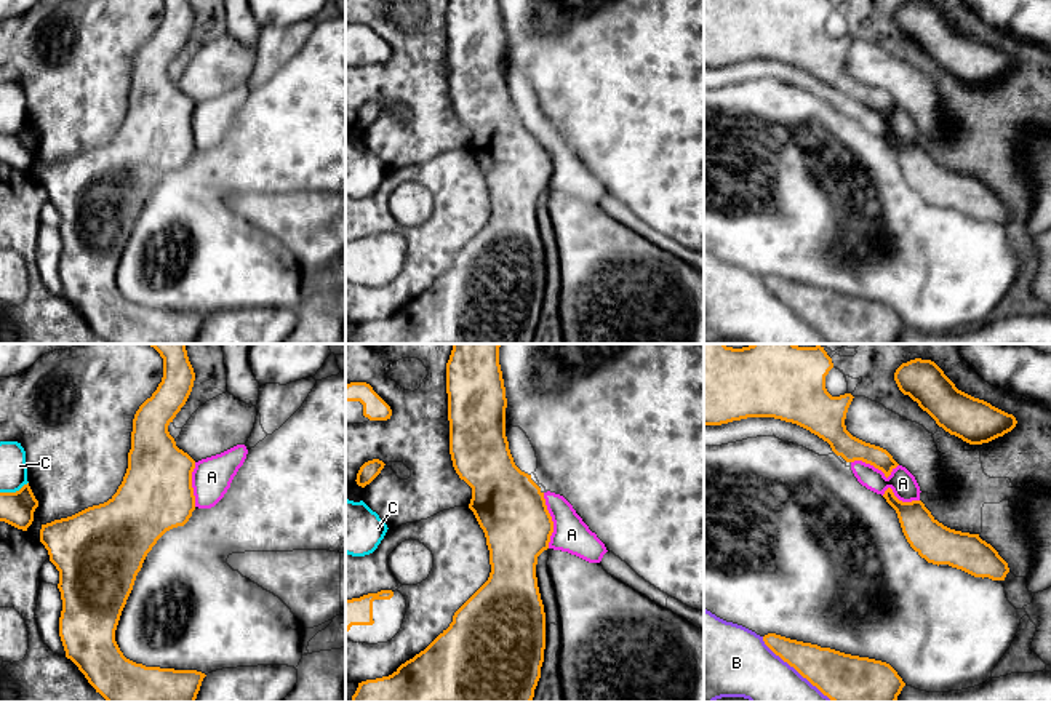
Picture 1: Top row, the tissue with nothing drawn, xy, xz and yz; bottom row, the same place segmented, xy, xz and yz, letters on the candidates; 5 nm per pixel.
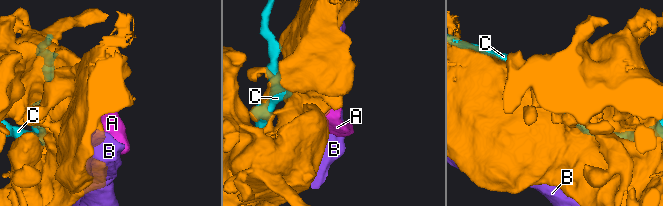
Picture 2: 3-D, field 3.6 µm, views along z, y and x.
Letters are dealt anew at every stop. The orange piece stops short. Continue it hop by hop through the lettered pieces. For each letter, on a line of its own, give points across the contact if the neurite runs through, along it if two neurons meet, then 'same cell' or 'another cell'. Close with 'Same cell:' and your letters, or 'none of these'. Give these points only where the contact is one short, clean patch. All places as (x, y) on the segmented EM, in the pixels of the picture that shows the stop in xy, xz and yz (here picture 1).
A: same cell
B: another cell
C: another cell
Same cell: A

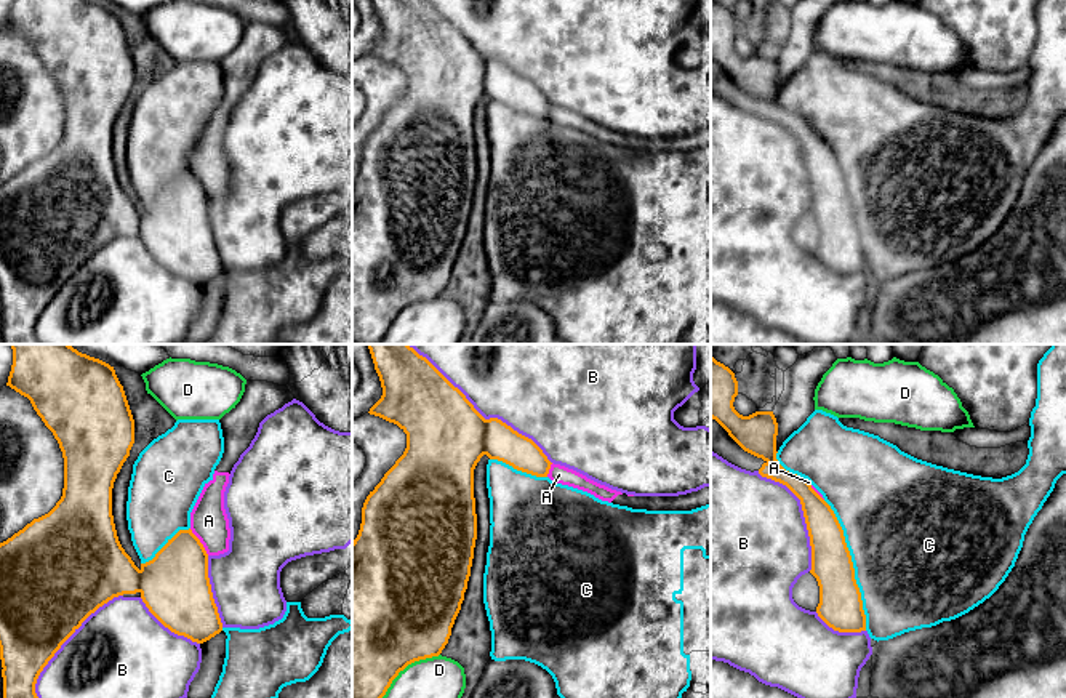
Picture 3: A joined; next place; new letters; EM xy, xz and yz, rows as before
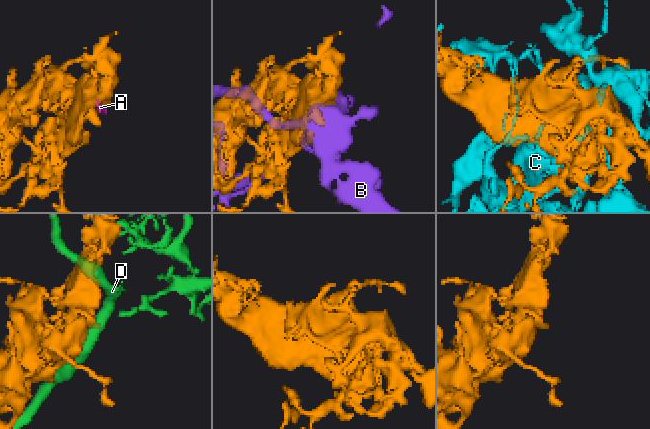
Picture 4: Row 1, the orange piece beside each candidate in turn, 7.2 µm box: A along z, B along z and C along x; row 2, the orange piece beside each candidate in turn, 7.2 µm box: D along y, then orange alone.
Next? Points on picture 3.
A: same cell
B: another cell
C: another cell
D: another cell
Same cell: A

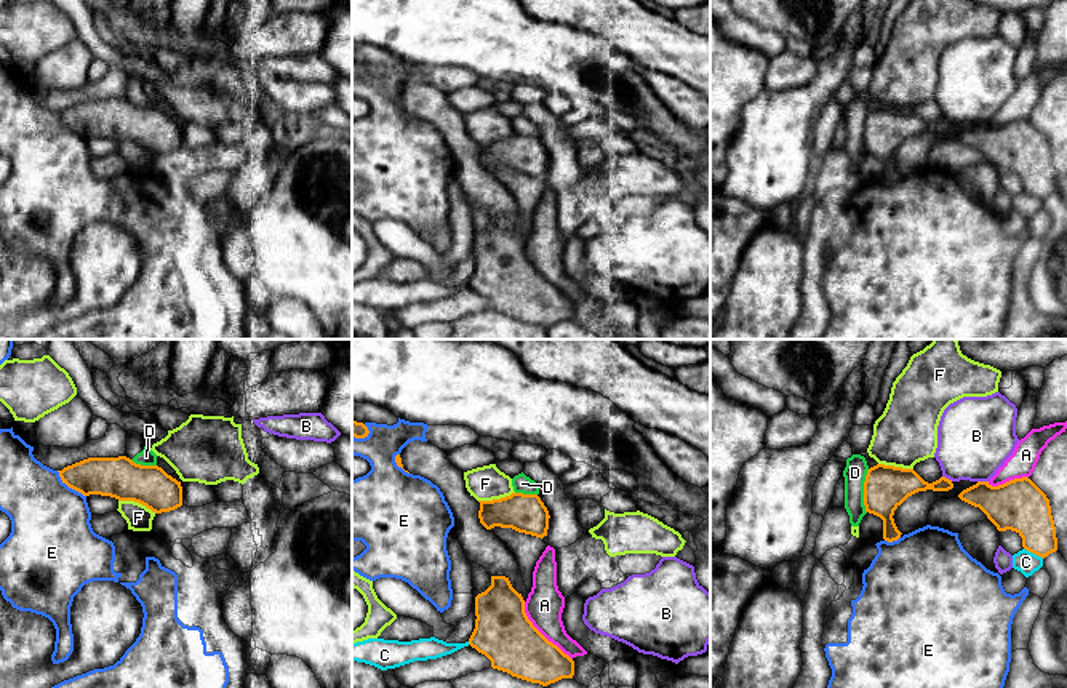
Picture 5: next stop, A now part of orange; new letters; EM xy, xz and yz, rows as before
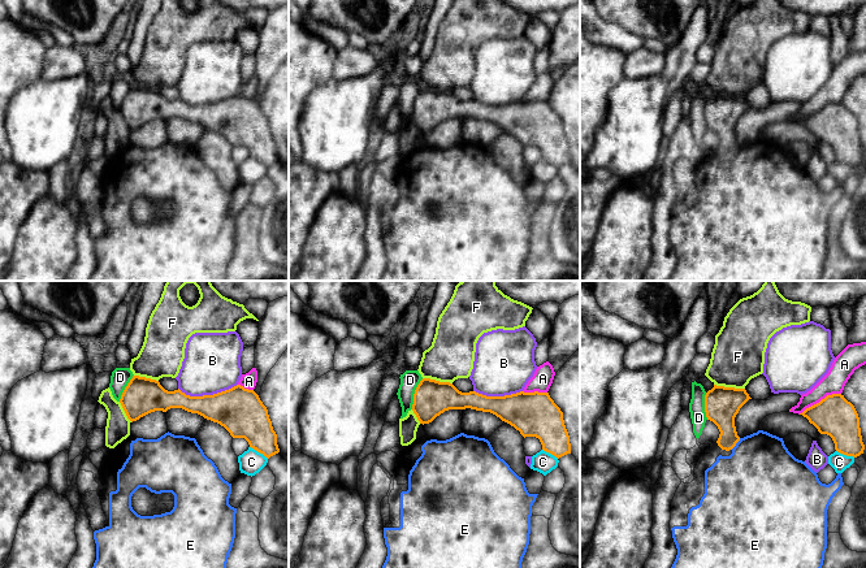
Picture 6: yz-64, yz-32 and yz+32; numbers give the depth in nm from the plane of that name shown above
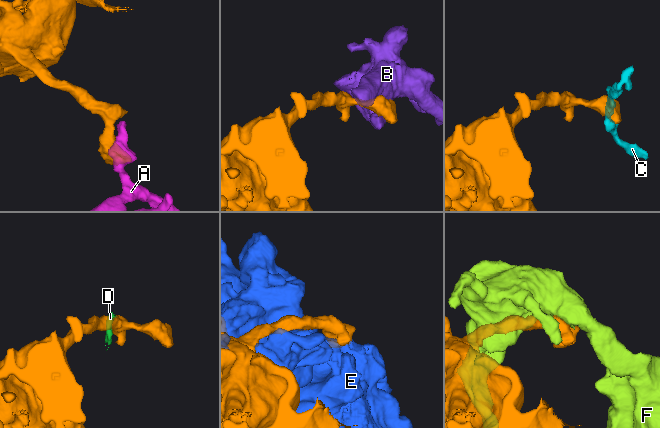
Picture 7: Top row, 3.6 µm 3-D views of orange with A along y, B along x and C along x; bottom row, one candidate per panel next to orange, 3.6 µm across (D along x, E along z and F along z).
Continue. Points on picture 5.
A: another cell
B: border along yz (978, 480), (987, 482); another cell
C: another cell
D: border along yz (869, 469), (864, 479), (866, 512); another cell
E: another cell
F: another cell
Same cell: none of these

